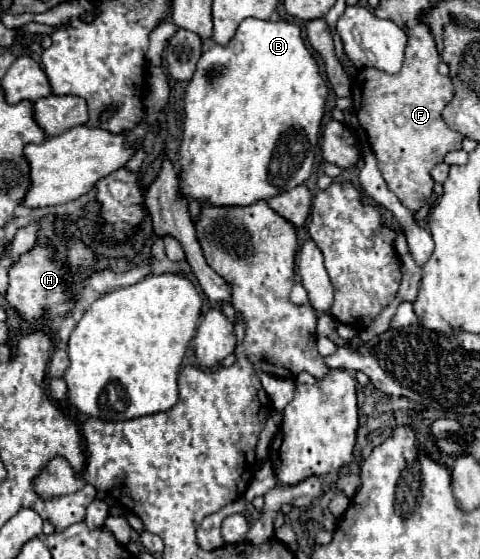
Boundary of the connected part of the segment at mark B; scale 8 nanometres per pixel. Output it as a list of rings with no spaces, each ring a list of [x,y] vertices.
[[[251,17],[245,19],[239,25],[235,37],[231,39],[231,43],[227,47],[211,45],[201,55],[201,59],[197,63],[197,71],[185,89],[185,127],[183,127],[181,147],[179,147],[179,167],[181,167],[179,193],[181,193],[181,199],[189,199],[189,201],[207,199],[207,203],[213,207],[225,207],[225,205],[227,207],[247,207],[247,205],[257,203],[259,199],[281,195],[281,193],[291,191],[293,187],[301,185],[311,175],[313,157],[315,157],[315,151],[319,145],[319,137],[321,137],[319,127],[321,127],[325,99],[327,99],[325,79],[319,75],[317,63],[301,37],[301,29],[287,21],[259,21],[259,19],[251,19]]]

